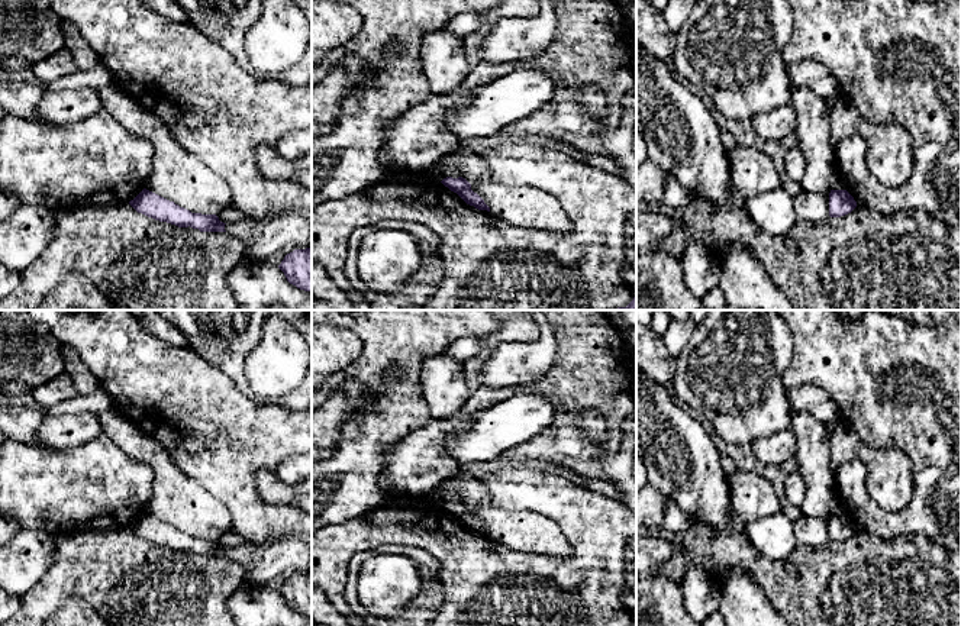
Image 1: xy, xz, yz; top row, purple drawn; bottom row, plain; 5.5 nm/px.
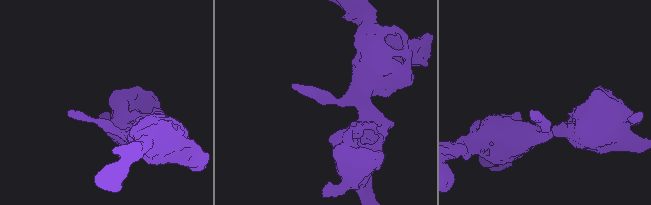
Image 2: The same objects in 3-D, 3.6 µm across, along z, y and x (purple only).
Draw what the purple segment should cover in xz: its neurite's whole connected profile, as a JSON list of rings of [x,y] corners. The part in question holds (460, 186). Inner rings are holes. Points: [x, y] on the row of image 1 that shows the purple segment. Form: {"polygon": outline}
{"polygon": [[[446,177],[441,183],[451,191],[457,193],[467,204],[474,206],[478,210],[490,212],[490,207],[477,193],[471,190],[471,184],[465,178]]]}

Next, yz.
{"polygon": [[[831,190],[829,193],[829,216],[841,217],[851,213],[857,207],[857,201],[846,190]]]}

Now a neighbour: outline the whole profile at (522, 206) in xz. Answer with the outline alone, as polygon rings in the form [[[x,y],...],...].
[[[496,181],[471,184],[471,190],[484,200],[496,217],[512,226],[555,235],[564,235],[574,228],[564,206],[546,191]]]

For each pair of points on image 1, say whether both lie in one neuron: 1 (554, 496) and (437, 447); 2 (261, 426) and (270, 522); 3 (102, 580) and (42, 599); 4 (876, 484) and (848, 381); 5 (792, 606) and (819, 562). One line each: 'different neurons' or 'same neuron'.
1: different neurons
2: same neuron
3: same neuron
4: different neurons
5: same neuron

